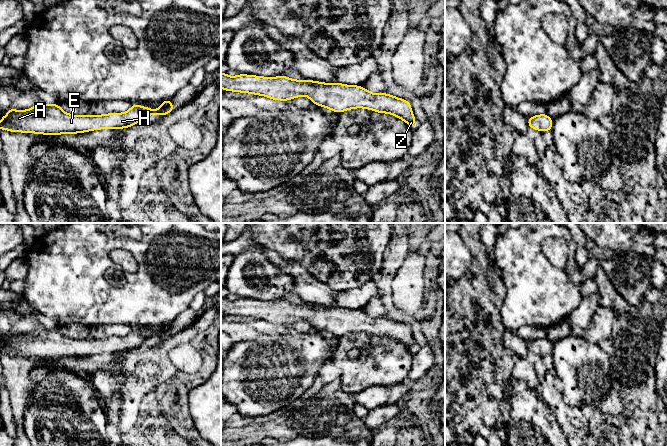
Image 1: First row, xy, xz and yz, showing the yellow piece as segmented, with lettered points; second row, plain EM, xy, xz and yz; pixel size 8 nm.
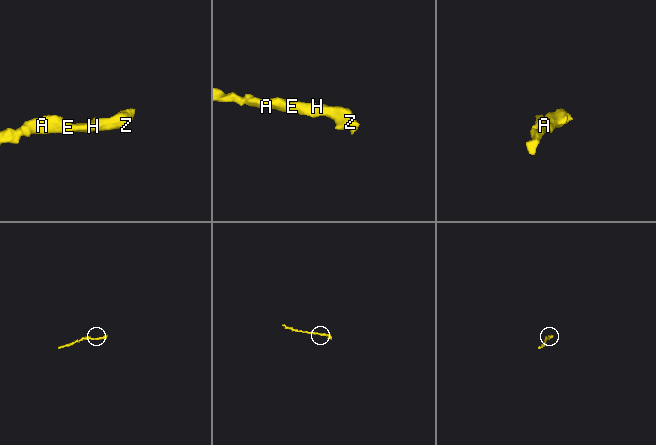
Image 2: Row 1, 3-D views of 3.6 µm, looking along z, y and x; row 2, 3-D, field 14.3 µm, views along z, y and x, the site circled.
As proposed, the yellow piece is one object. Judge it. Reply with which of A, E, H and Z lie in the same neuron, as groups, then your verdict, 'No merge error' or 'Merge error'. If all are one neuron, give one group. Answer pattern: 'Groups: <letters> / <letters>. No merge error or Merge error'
Groups: A E H Z. No merge error

